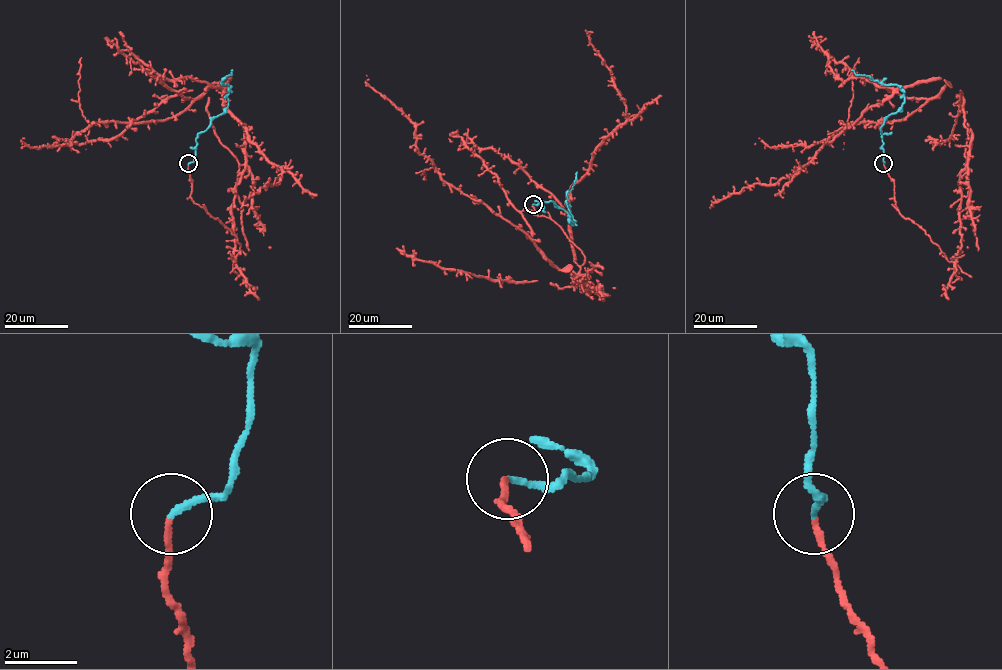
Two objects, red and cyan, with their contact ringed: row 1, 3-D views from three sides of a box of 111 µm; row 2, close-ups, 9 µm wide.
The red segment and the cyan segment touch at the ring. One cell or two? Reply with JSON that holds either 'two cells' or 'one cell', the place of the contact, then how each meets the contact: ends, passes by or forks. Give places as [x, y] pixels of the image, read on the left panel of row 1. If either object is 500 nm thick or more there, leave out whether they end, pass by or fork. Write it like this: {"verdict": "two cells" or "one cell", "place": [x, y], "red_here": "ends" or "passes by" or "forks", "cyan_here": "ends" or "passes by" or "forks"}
{"verdict": "one cell", "place": [188, 163], "red_here": "ends", "cyan_here": "ends"}

